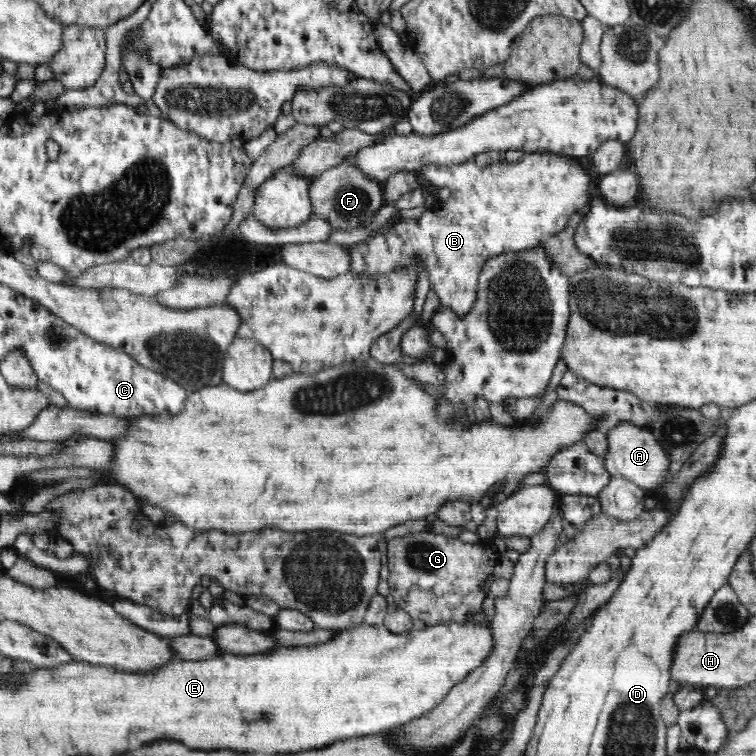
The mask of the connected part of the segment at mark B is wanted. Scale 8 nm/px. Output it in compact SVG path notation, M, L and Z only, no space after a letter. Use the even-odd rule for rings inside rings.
M525 153L517 163L503 161L483 168L473 160L459 165L426 164L420 166L416 174L437 187L449 188L450 197L445 202L438 201L429 212L424 211L418 218L396 221L381 233L350 245L349 272L389 272L400 264L415 264L419 274L428 274L430 288L438 295L440 304L460 317L466 315L475 303L479 274L488 259L546 242L552 235L564 230L571 214L581 210L584 215L590 208L588 204L591 204L592 178L580 163L574 161L574 157L567 155Z

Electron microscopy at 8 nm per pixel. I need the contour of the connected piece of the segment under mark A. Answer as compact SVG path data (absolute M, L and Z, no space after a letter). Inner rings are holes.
M620 422L606 433L608 448L605 449L601 462L604 463L604 470L608 471L610 476L630 480L650 496L656 489L664 488L665 484L670 482L671 479L668 477L670 455L664 451L664 447L654 437L649 427L637 427L631 423Z

